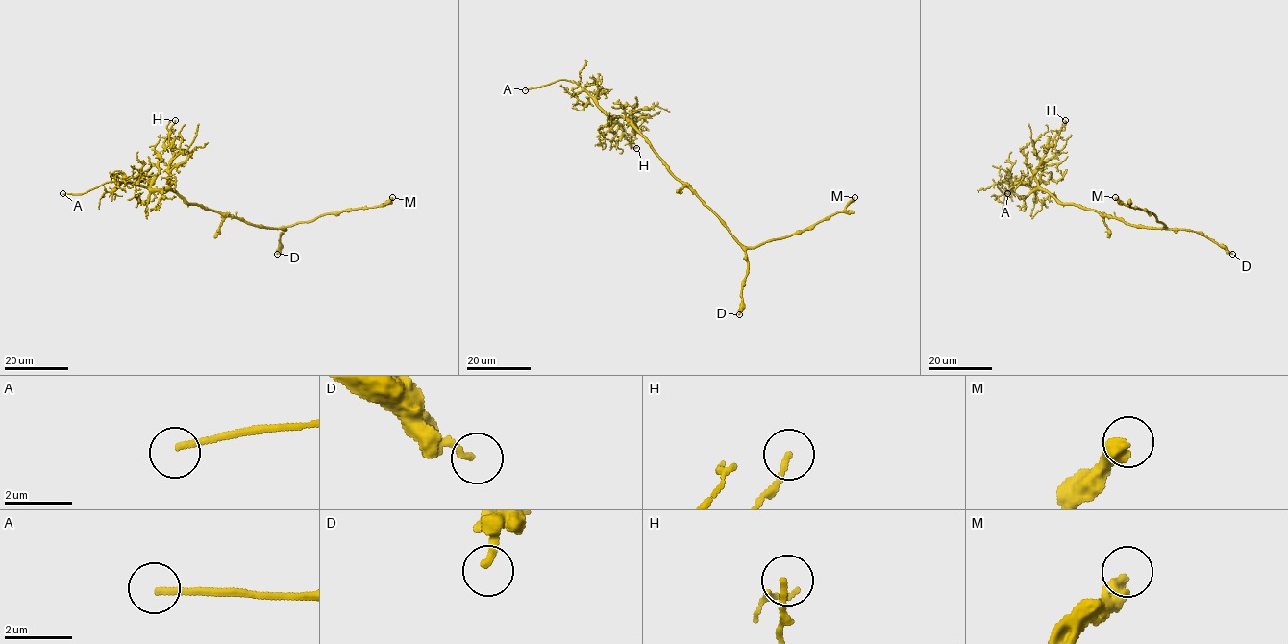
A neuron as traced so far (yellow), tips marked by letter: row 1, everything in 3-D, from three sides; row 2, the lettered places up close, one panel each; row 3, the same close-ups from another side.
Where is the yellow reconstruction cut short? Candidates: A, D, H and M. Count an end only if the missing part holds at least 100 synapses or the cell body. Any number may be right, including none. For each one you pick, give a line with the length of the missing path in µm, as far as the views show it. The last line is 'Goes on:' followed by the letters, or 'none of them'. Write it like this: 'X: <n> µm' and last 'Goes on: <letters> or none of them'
A: 35 µm
Goes on: A

